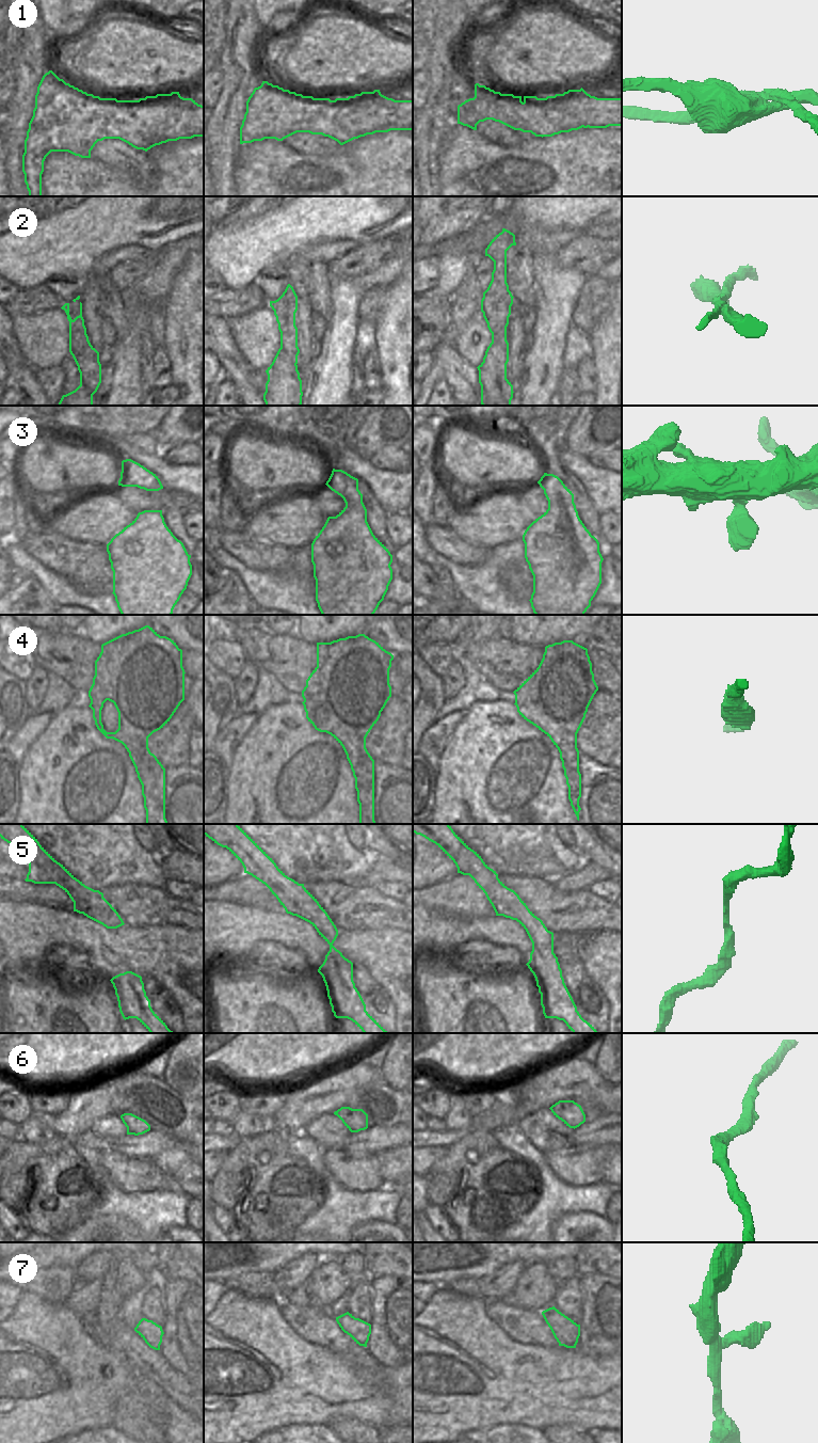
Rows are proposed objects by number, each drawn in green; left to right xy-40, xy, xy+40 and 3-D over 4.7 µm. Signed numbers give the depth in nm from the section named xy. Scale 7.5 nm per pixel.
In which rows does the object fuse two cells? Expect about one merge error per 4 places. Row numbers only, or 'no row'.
1, 2

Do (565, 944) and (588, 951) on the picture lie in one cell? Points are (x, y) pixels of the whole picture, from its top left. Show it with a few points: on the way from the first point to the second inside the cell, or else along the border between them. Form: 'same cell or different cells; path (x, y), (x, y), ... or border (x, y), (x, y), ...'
different cells; border (582, 933), (577, 945), (577, 952), (586, 971)

